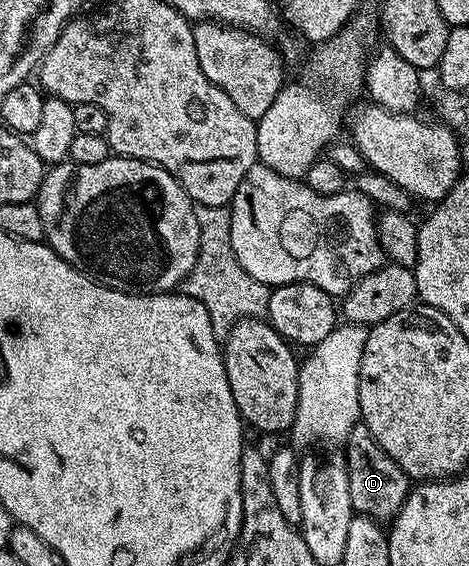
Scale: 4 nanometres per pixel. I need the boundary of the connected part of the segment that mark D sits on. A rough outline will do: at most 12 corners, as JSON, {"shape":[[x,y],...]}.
{"shape":[[362,424],[345,457],[352,511],[390,523],[406,472]]}

